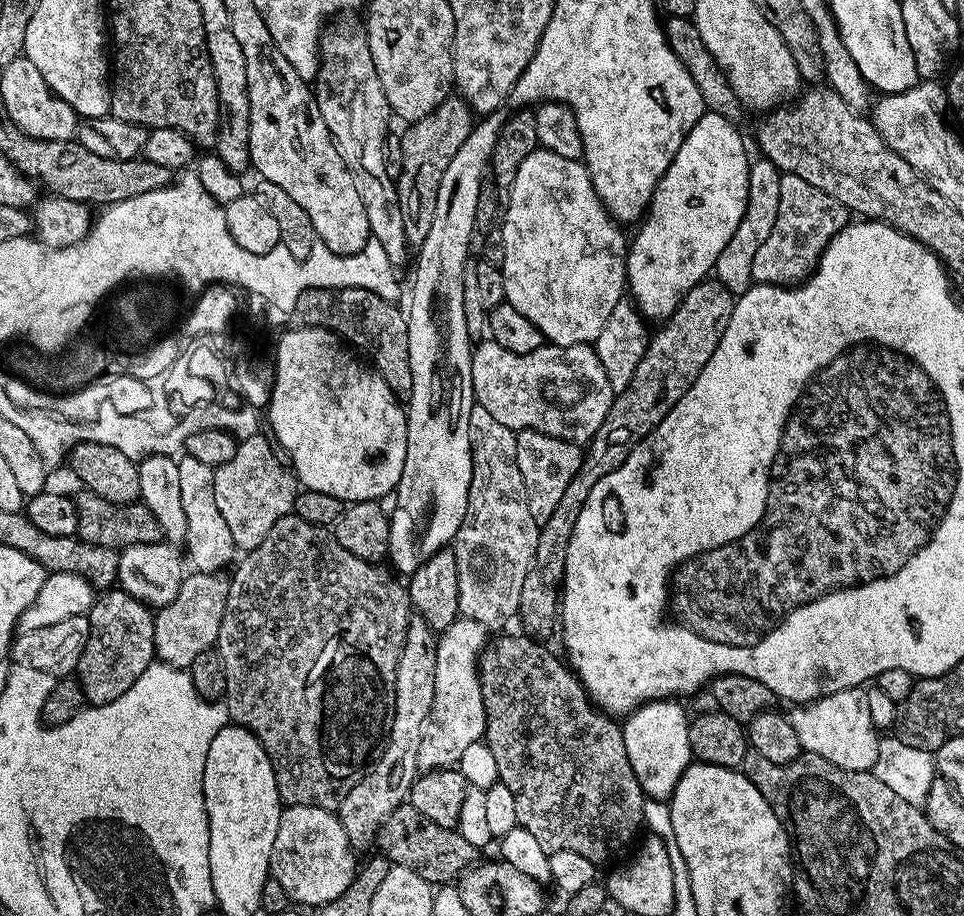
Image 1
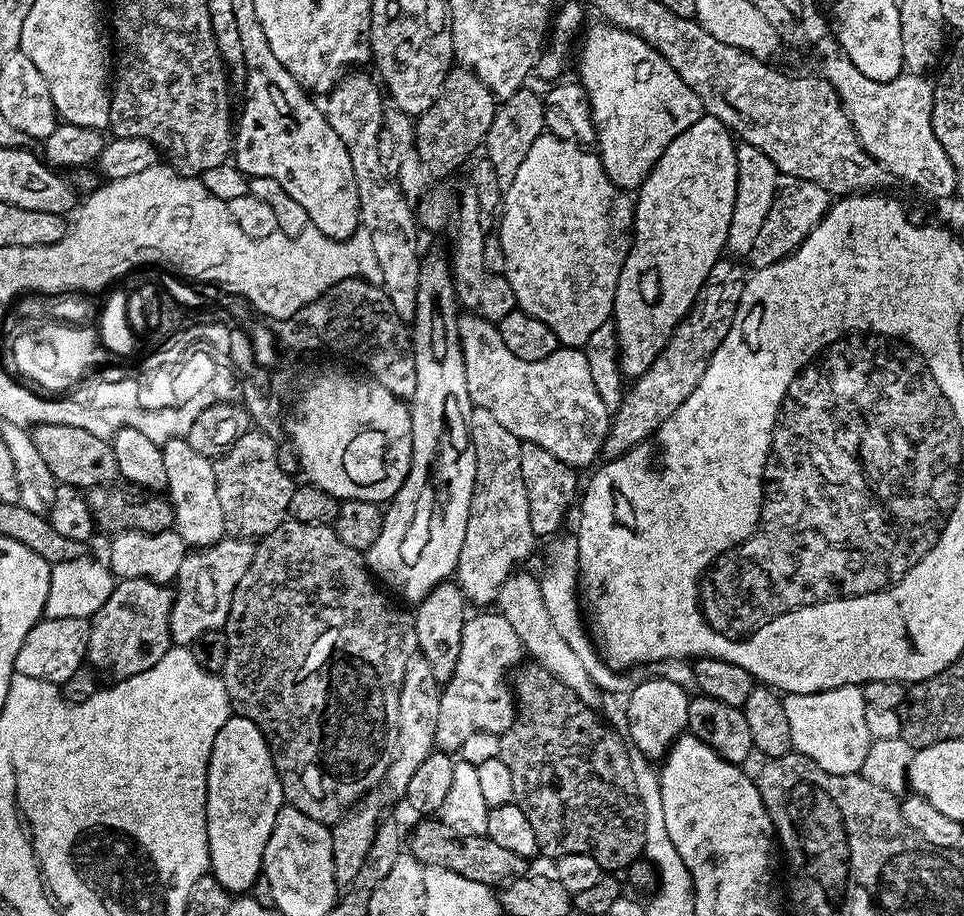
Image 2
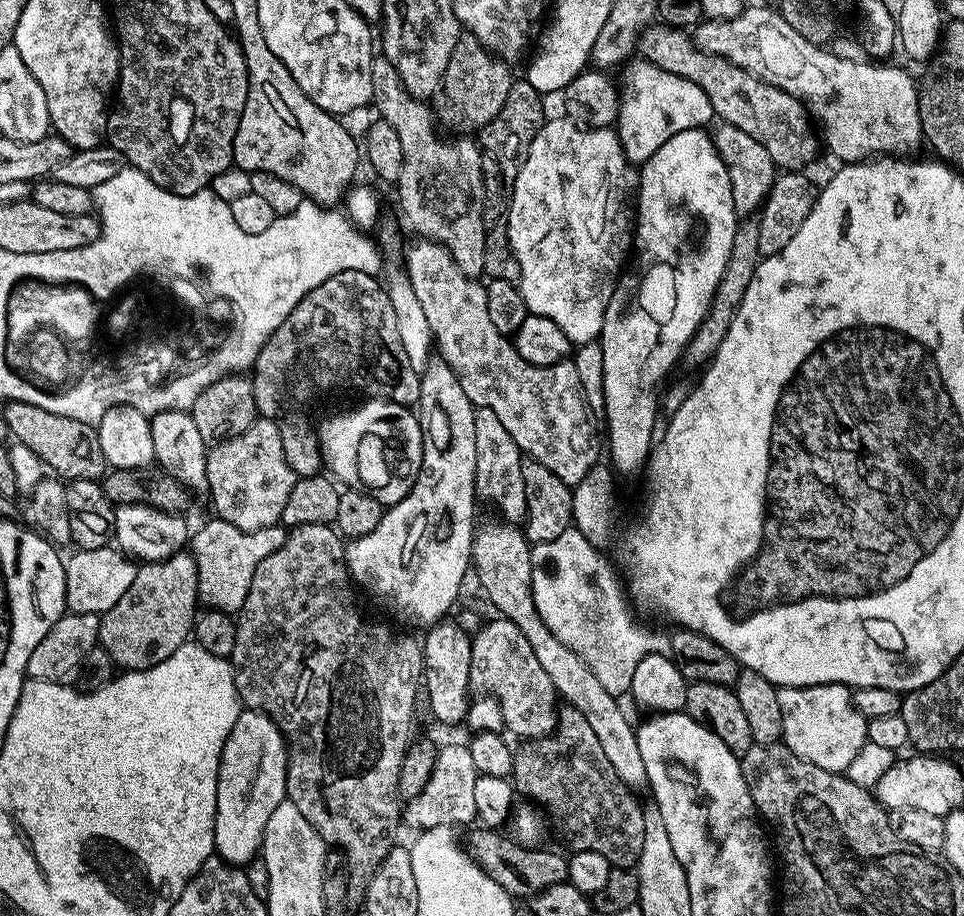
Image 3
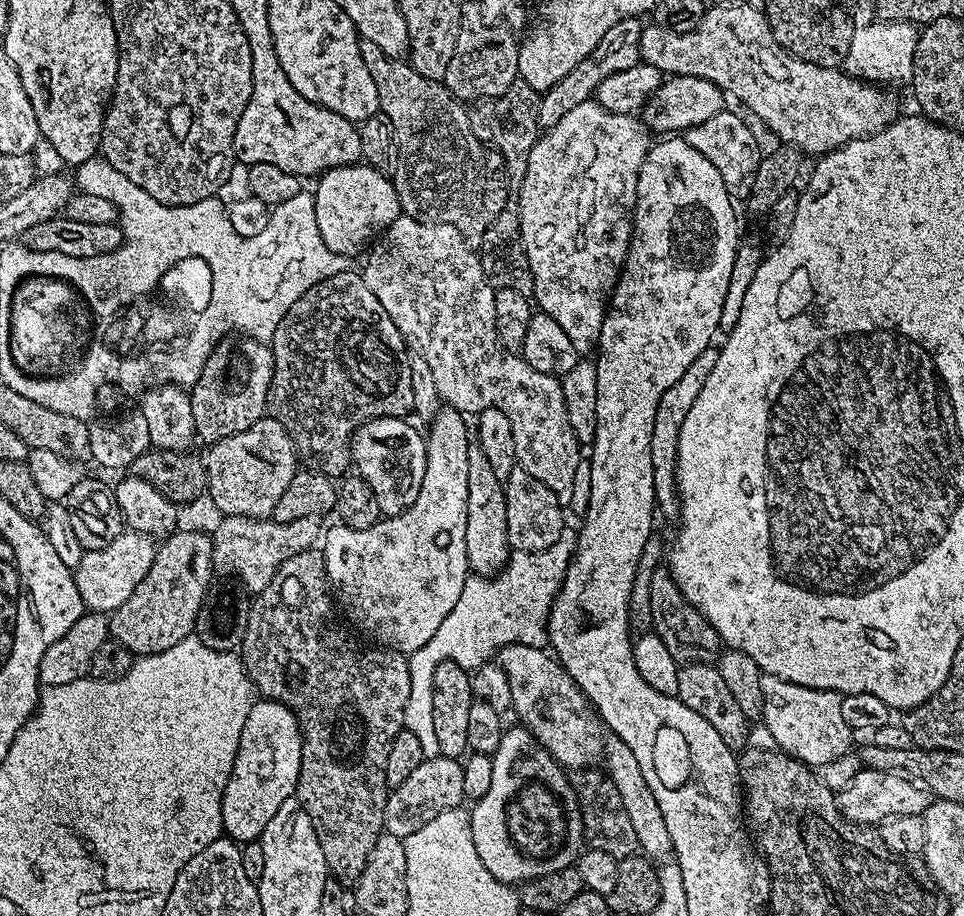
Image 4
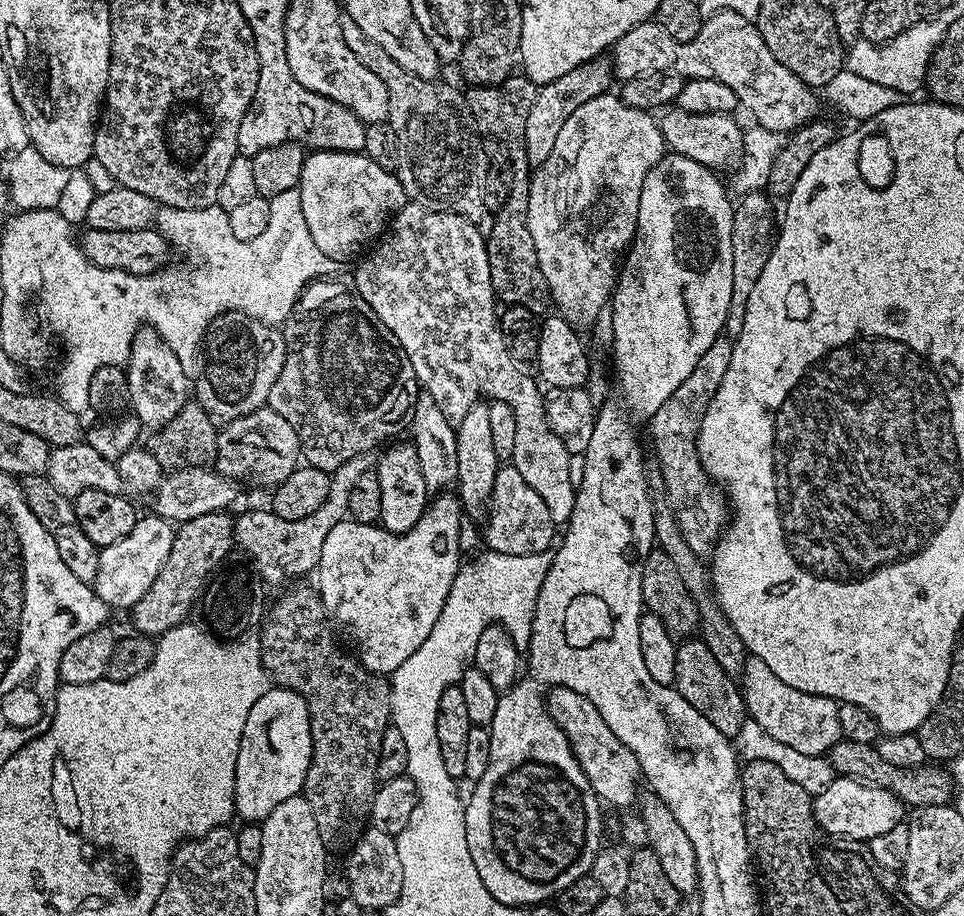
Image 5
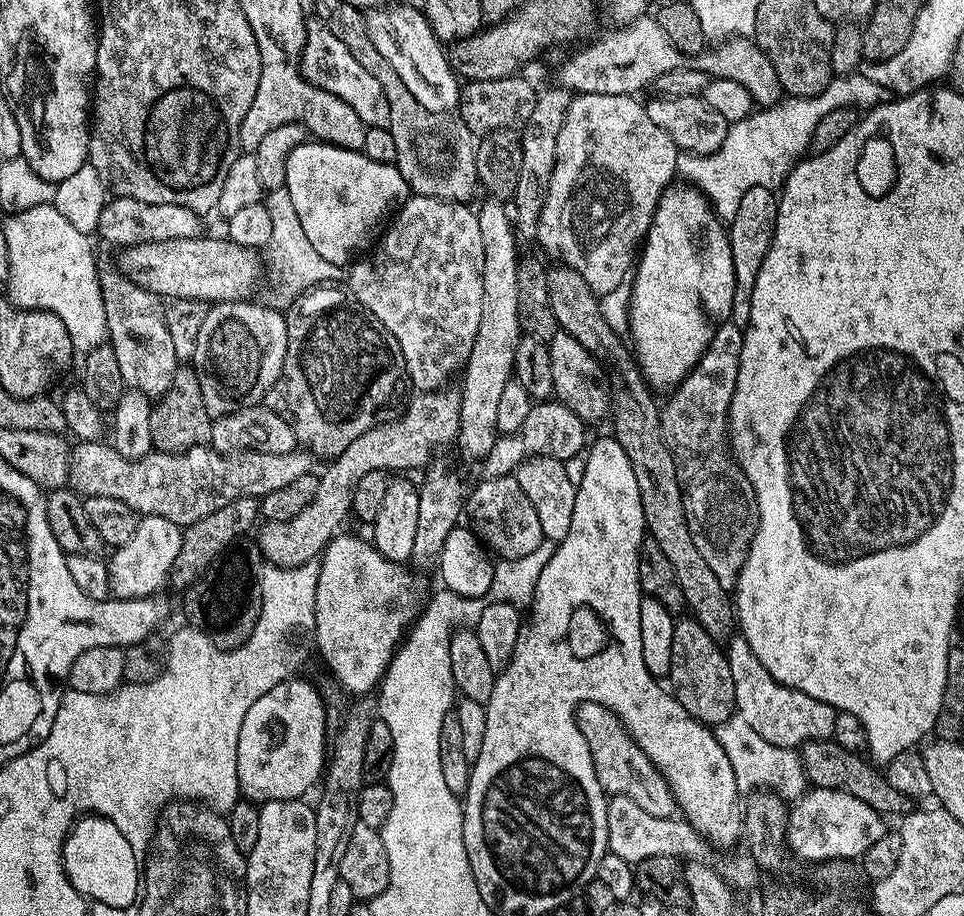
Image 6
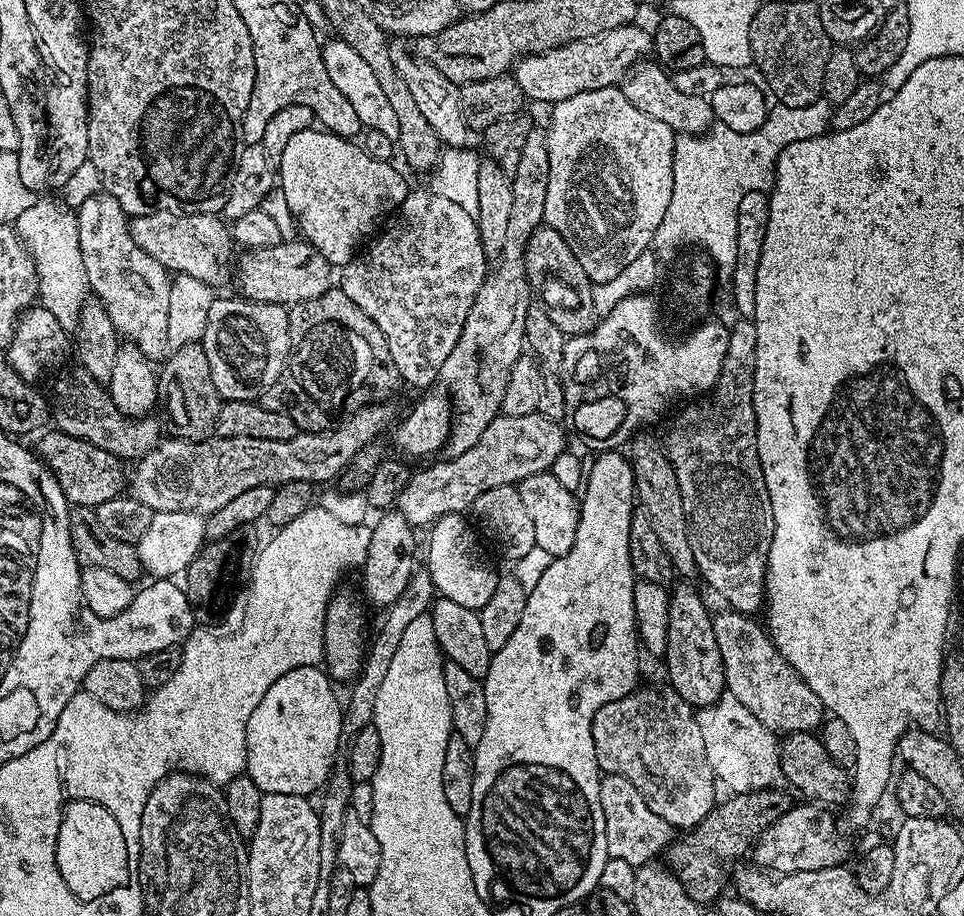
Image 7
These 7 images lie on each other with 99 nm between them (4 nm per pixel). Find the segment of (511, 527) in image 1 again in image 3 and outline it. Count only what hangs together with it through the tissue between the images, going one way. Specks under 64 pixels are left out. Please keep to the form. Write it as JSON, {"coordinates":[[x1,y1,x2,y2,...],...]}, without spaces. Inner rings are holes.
{"coordinates":[[476,408,474,414,474,446,476,447,476,494,481,501,484,500,488,504,493,504,497,508,499,515,508,522,523,521,526,514,526,484,522,482,522,453,518,445,514,442,514,438,510,438,510,433,506,431,506,426,502,426,502,422,498,422,498,414,494,414,494,410,489,408]]}

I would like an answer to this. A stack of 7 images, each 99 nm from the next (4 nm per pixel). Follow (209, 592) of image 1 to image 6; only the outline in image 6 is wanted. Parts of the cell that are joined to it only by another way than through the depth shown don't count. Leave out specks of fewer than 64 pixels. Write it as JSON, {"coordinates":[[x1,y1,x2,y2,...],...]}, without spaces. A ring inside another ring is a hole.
{"coordinates":[[424,392,424,400,417,400,414,396,411,398,416,401,416,404,408,400,408,403,412,406,412,412,405,408,408,416,401,412,396,417,400,424,397,424,395,420,388,421,391,425,390,428,383,428,381,424,377,424,380,432,373,432,370,429,366,430,366,434,358,434,358,438,354,438,354,442,350,442,350,446,346,446,346,450,342,450,342,454,335,456,329,463,332,465,320,476,318,494,314,496,314,502,310,502,310,506,306,506,306,510,302,510,302,514,298,514,286,522,270,520,259,525,260,555,264,560,268,559,267,563,269,565,277,568,297,568,299,564,315,561,328,547,333,536,341,531,340,523,346,518,349,519,354,502,354,486,358,486,358,481,366,474,370,474,370,470,382,470,389,474,404,474,408,472,404,464,414,464,418,470,423,469,433,459,434,453,432,451,439,444,451,445,455,441,456,437,452,435,452,432,458,435,460,430,460,419,456,417,457,400,444,400,444,396,437,396,435,392]]}

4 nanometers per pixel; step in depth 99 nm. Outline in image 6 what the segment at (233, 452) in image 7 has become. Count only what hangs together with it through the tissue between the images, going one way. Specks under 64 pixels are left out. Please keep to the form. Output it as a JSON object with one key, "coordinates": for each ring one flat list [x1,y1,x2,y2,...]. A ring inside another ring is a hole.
{"coordinates":[[86,440,71,449,67,487,81,497,118,498,118,502,126,502,141,517,166,518,181,526,222,510,234,498,271,494,309,471,309,457,300,450,286,454,246,451,225,455,211,446,201,446,185,452,153,450,141,460,127,460,115,452,111,443,104,443]]}

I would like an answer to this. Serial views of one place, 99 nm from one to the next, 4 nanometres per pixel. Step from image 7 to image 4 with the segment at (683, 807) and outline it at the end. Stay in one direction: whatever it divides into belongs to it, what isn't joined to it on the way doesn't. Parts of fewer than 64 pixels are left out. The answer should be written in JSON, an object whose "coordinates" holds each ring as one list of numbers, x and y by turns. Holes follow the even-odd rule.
{"coordinates":[[507,644,499,649,498,663,506,672,513,695,511,711,521,725,532,734,533,741,545,748,565,770,592,770,604,759,604,742,606,727,599,711,593,708,580,685,574,682,572,675,561,668,555,655,549,654,544,648,535,648,525,644]]}

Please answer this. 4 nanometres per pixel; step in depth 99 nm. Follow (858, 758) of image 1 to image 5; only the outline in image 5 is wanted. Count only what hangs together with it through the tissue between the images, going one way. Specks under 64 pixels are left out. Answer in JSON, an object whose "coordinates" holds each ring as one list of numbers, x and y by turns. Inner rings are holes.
{"coordinates":[[748,655,744,670,738,677,738,687,744,693,747,715,758,722,771,738,784,742,791,749,824,756,842,739,838,720,840,704,825,696,806,694,802,690,794,690,794,686,786,686,786,682,779,680,762,658]]}

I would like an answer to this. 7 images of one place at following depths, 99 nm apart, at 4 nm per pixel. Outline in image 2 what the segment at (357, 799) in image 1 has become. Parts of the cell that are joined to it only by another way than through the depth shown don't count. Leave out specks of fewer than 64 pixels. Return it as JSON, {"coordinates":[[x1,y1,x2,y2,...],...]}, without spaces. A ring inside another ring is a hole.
{"coordinates":[[419,654,411,657,406,666,406,678,402,678,402,690,398,696,398,742,394,750,394,758,384,775,384,781,380,784,378,791,369,792,356,807,349,808,330,828,337,889,348,888,350,882,358,878,358,870,362,870,366,862,366,854,370,854,370,846,381,826,380,811,384,808,384,800,403,801,408,795,410,777,417,772,418,766,422,766,422,762,426,762,426,758,430,758,430,754,436,748,441,691,442,686,430,671,430,662,426,662,426,658]]}

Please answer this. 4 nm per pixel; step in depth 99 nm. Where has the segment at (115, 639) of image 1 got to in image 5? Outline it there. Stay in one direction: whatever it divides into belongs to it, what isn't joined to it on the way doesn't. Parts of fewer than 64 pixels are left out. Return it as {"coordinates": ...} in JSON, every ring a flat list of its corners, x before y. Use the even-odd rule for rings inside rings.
{"coordinates":[[227,511,202,514,183,521,175,529,176,537,162,570,158,570,158,578,154,578,150,590,130,609,136,627,133,629,139,635,159,638,189,619,188,611,195,604,197,607,212,573,225,563,224,555,234,548,234,520,228,515]]}

